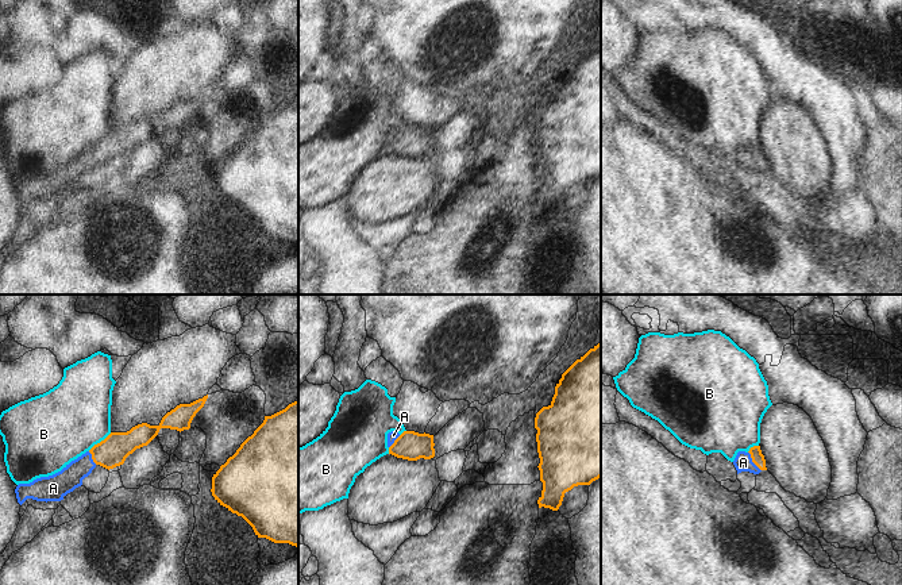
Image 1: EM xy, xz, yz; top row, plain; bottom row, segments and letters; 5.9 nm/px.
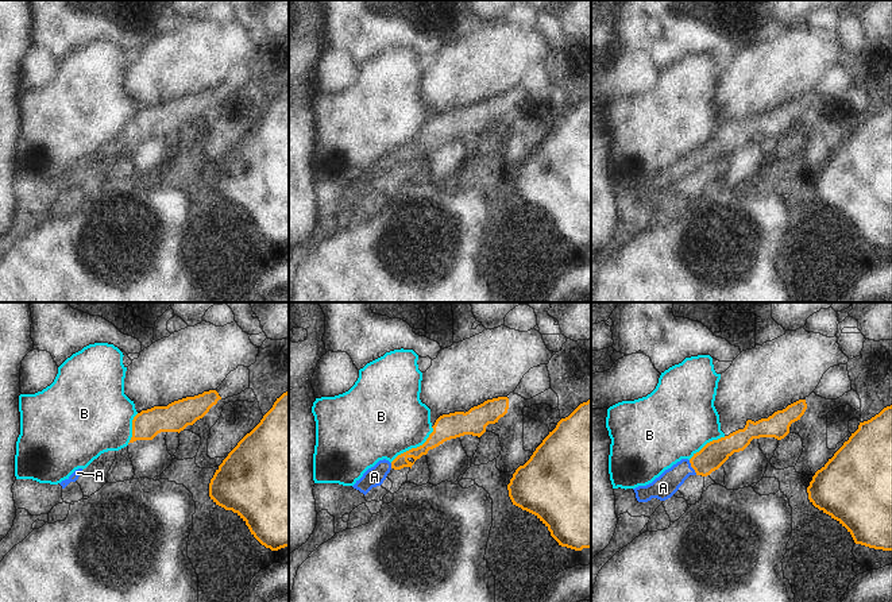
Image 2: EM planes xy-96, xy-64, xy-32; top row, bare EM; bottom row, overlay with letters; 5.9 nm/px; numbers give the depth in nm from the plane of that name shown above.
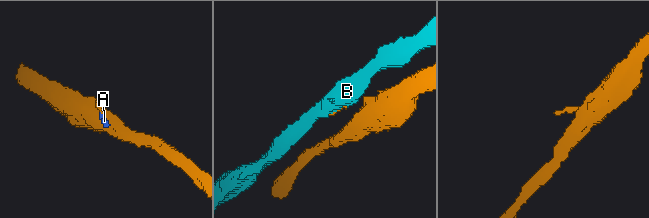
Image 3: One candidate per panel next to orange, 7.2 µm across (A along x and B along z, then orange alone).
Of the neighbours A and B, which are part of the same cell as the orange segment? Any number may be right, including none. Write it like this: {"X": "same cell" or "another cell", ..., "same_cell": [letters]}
{"A": "same cell", "B": "another cell", "same_cell": ["A"]}

